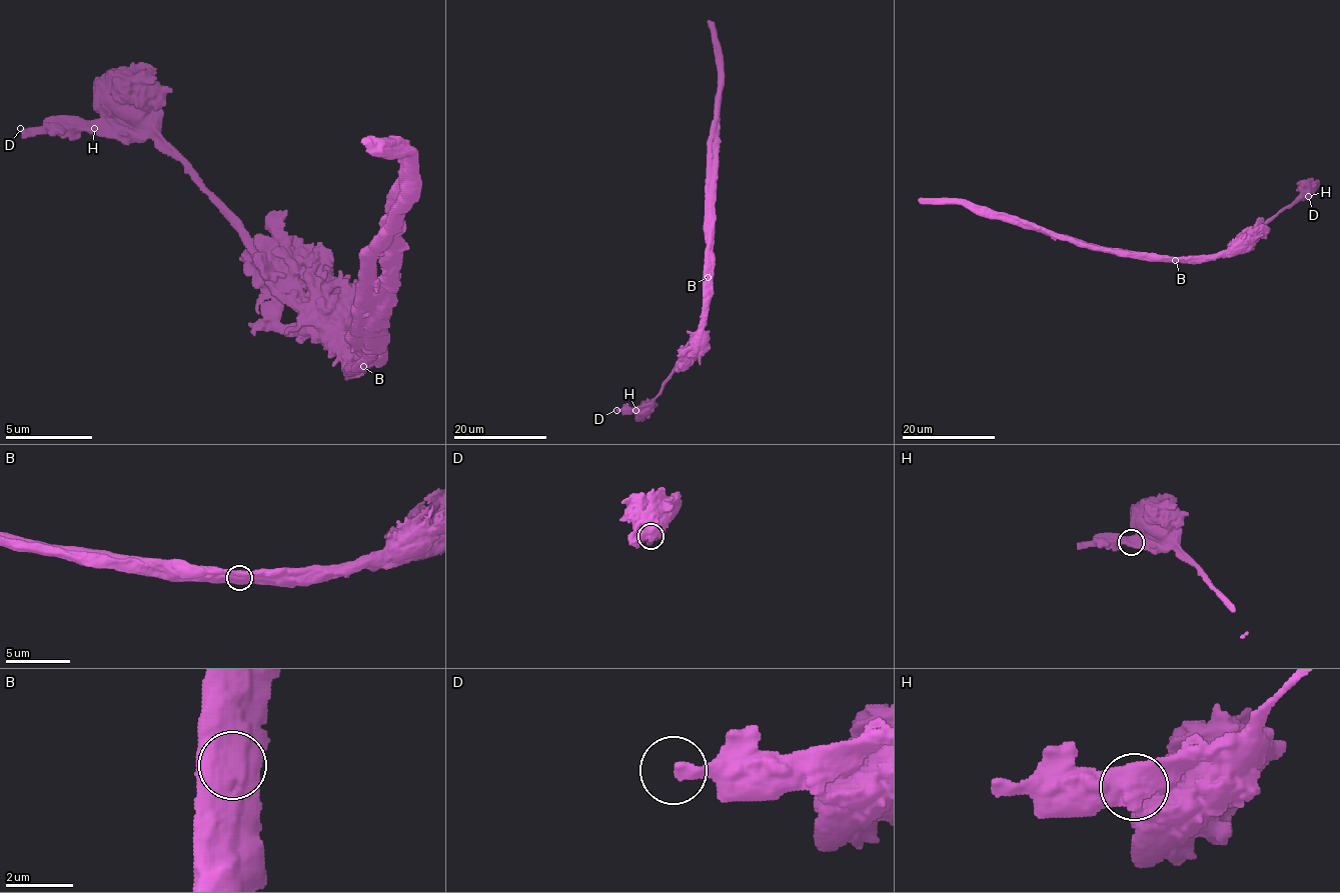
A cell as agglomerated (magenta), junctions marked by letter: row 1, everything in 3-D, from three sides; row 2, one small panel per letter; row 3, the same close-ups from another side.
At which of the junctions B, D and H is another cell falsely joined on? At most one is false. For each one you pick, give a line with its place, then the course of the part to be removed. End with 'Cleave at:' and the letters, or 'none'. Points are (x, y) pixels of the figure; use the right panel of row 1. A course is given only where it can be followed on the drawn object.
B: (1175, 260) | (1175, 260), (1146, 260), (1092, 249), (1021, 221), (991, 214), (985, 209), (974, 209), (958, 202), (918, 199)
Cleave at: B

